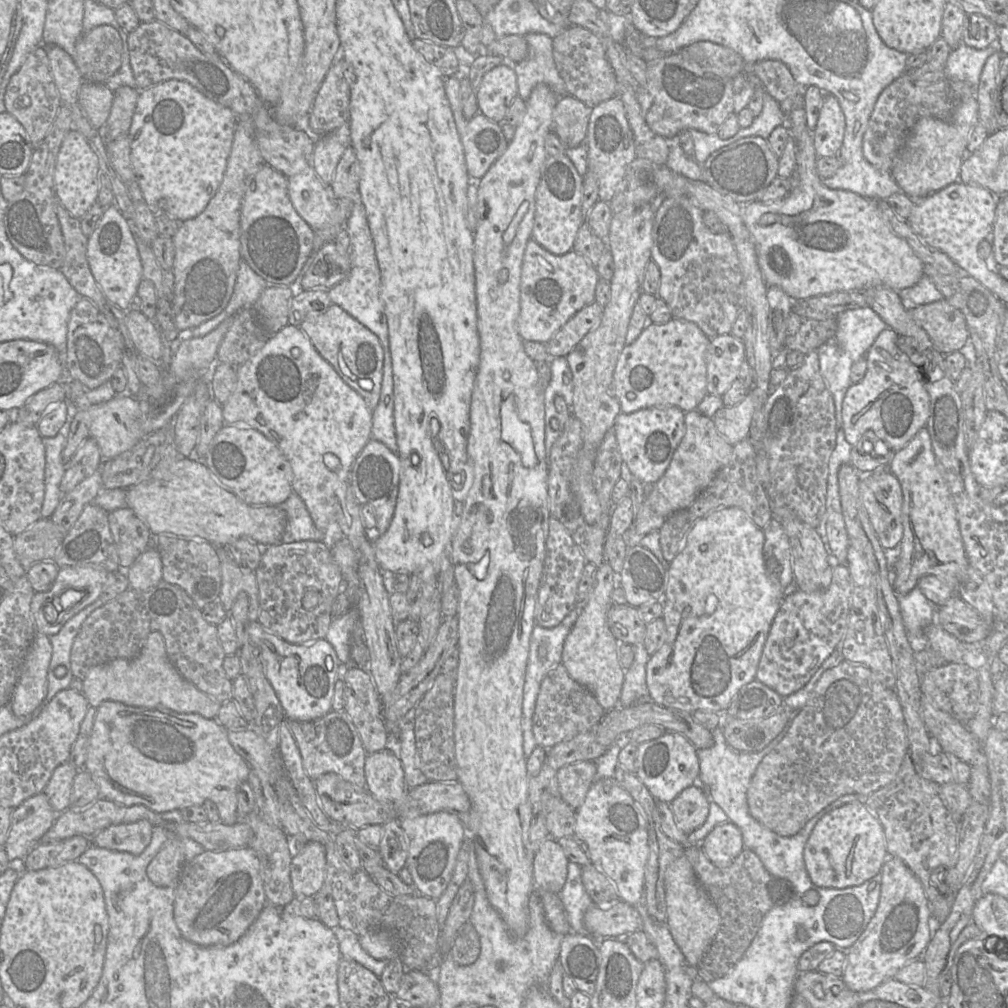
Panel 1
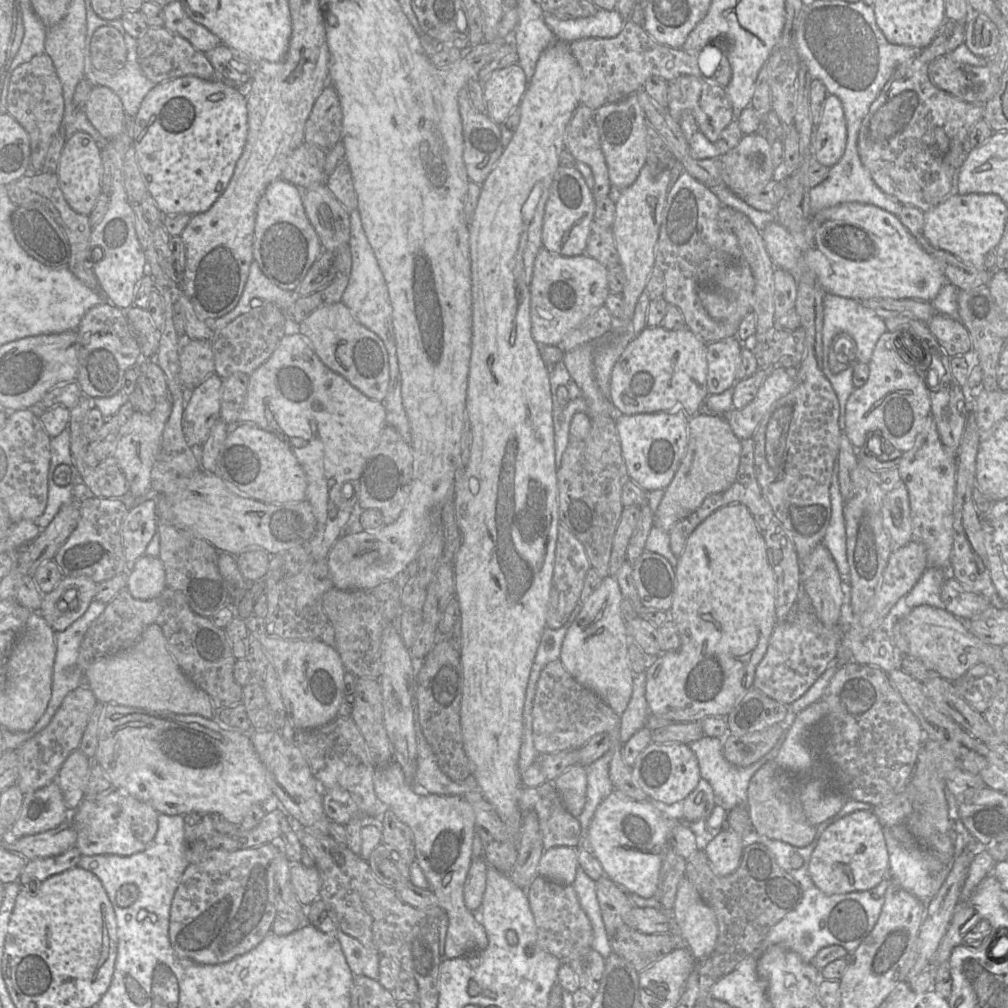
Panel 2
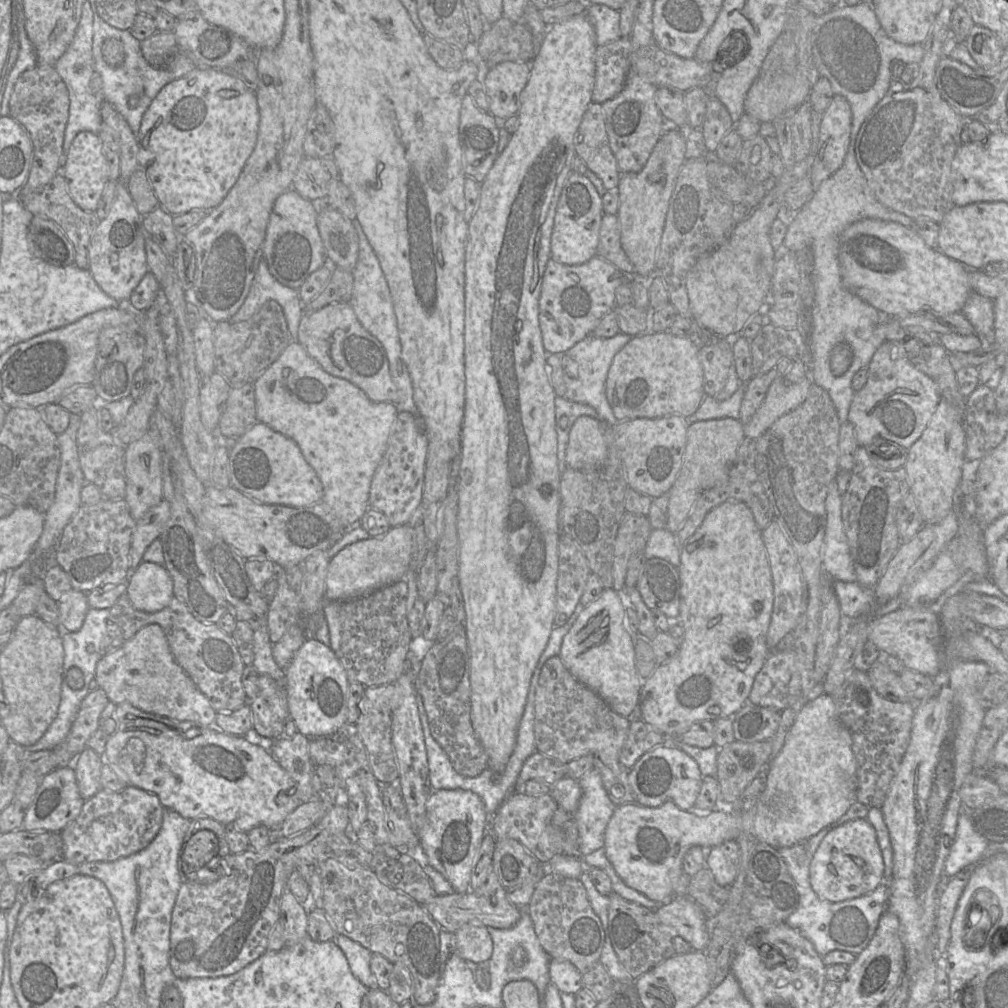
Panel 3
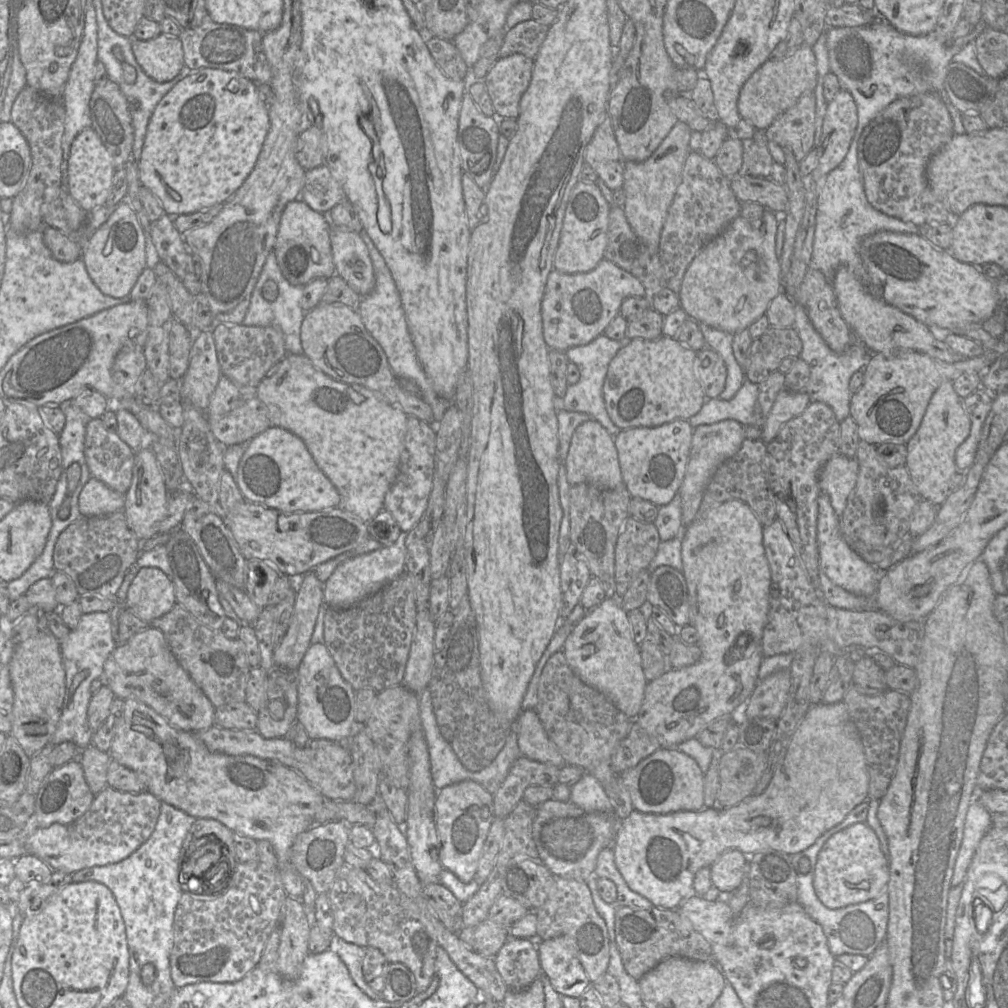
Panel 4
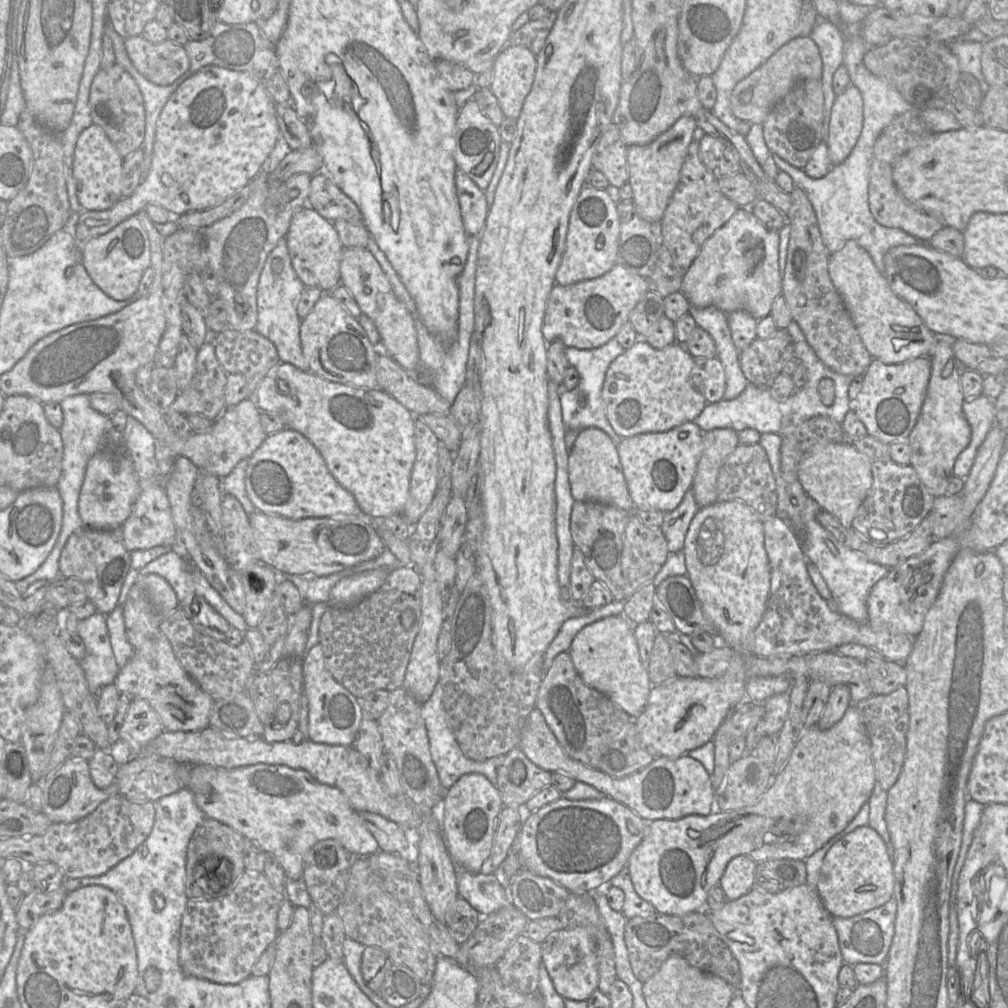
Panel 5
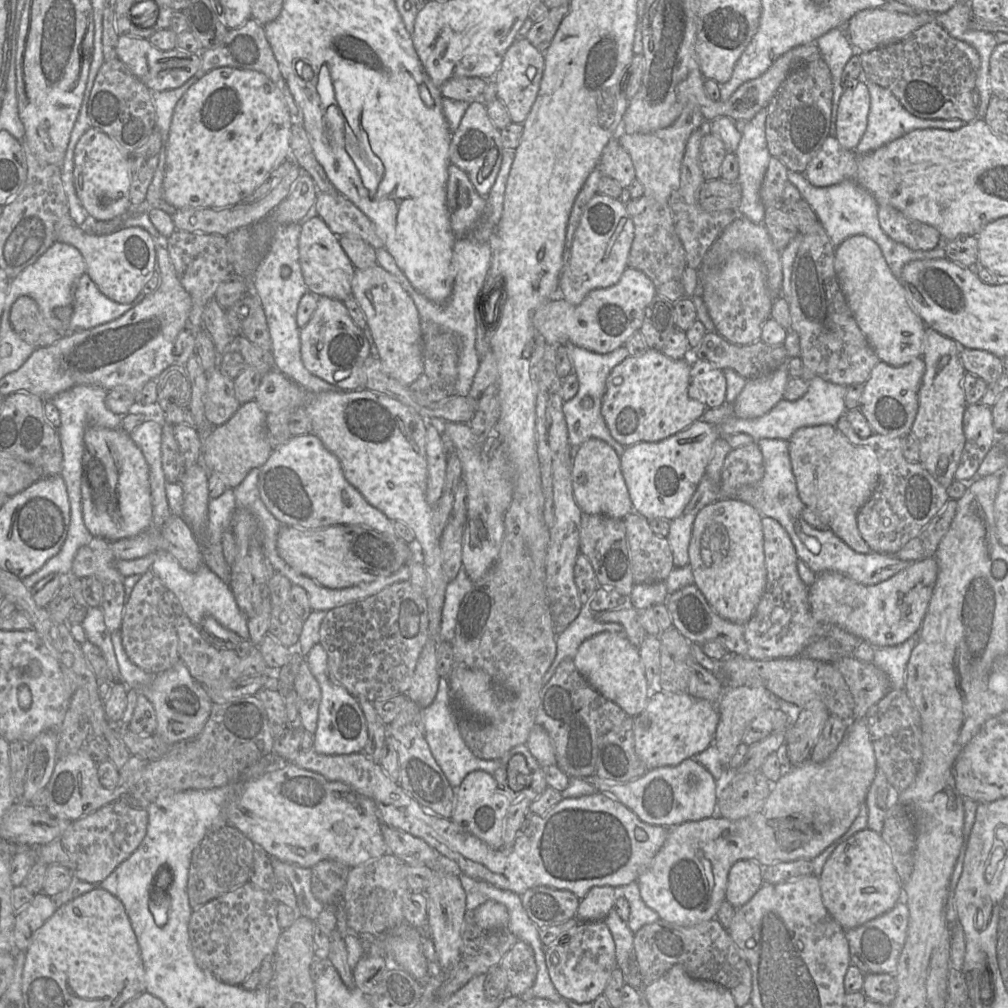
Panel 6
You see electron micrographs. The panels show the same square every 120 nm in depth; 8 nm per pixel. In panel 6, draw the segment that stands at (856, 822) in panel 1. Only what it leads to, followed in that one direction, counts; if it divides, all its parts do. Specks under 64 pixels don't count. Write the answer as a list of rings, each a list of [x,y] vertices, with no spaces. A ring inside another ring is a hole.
[[[867,827],[836,847],[824,863],[819,886],[825,908],[844,930],[859,927],[888,912],[902,899],[902,883],[893,866],[889,847],[879,833]]]

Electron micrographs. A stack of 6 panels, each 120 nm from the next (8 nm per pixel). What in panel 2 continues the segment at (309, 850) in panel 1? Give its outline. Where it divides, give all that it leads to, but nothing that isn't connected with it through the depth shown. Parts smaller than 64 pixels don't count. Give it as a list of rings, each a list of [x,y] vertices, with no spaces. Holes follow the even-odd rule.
[[[302,862],[290,865],[290,880],[299,902],[309,906],[319,898],[321,879],[316,866],[306,867]]]

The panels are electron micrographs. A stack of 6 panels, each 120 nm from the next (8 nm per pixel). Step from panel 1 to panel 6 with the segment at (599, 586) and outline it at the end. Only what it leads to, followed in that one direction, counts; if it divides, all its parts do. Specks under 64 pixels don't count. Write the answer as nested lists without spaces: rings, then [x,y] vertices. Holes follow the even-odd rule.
[[[603,631],[593,635],[581,643],[573,660],[584,679],[605,698],[618,704],[627,715],[634,718],[646,708],[651,686],[644,673],[639,648],[629,641],[625,631]]]

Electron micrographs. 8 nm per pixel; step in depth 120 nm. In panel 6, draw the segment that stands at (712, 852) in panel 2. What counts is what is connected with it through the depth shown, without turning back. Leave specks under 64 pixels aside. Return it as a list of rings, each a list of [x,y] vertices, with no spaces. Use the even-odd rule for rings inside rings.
[[[738,860],[731,866],[725,899],[735,909],[746,904],[763,885],[762,869],[754,860]]]

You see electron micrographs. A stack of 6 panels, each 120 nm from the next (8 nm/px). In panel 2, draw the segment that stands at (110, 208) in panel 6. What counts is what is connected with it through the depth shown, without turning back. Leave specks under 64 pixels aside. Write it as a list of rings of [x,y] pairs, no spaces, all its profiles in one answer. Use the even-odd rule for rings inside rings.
[[[78,131],[64,144],[57,170],[60,189],[69,206],[77,213],[89,215],[101,192],[102,148],[86,132]]]

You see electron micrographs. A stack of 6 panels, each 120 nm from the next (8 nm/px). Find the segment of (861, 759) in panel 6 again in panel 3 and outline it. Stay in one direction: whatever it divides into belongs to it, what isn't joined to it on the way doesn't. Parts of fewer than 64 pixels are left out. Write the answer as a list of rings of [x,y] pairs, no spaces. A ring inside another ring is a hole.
[[[824,693],[808,701],[798,714],[780,752],[768,762],[764,789],[748,811],[734,811],[729,808],[701,811],[694,807],[684,811],[671,801],[657,808],[637,803],[623,804],[616,807],[605,829],[603,847],[606,858],[628,887],[660,905],[667,903],[674,897],[674,880],[682,871],[683,857],[691,847],[712,848],[727,840],[737,839],[743,832],[752,834],[756,841],[774,848],[804,842],[837,821],[857,801],[856,769],[851,734],[837,715],[833,697]]]

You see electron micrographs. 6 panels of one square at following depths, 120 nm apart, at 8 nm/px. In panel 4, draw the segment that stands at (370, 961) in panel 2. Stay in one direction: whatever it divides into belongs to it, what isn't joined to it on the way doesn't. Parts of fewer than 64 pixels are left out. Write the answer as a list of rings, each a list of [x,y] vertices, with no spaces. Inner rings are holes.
[[[332,936],[331,948],[338,954],[346,965],[351,978],[359,989],[370,999],[382,1000],[381,992],[374,991],[365,981],[362,971],[365,948],[353,943],[348,943],[337,936]]]

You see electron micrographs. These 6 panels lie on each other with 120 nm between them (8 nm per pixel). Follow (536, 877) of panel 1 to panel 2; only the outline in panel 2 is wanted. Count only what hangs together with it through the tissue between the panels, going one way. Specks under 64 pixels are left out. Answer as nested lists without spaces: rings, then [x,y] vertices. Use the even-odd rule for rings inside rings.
[[[556,846],[543,852],[537,872],[553,882],[572,885],[578,868],[577,850],[575,847]]]

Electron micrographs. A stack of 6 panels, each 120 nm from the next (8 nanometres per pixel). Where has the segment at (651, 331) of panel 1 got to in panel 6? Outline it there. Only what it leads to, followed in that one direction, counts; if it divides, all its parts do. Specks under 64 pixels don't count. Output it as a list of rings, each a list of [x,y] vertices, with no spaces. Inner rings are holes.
[[[648,348],[641,356],[628,356],[617,364],[606,380],[601,413],[612,436],[627,447],[637,442],[659,441],[684,430],[693,422],[702,419],[707,407],[699,401],[698,394],[690,395],[691,366],[683,359],[672,359],[660,350]]]

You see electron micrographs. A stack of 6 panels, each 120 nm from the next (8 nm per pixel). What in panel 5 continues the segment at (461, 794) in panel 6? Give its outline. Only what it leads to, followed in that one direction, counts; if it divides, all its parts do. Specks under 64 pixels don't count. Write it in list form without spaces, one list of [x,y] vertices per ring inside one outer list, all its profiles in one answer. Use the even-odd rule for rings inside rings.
[[[464,774],[449,789],[445,789],[443,801],[441,832],[452,860],[467,871],[480,872],[490,856],[498,816],[504,807],[497,786],[483,774]]]

